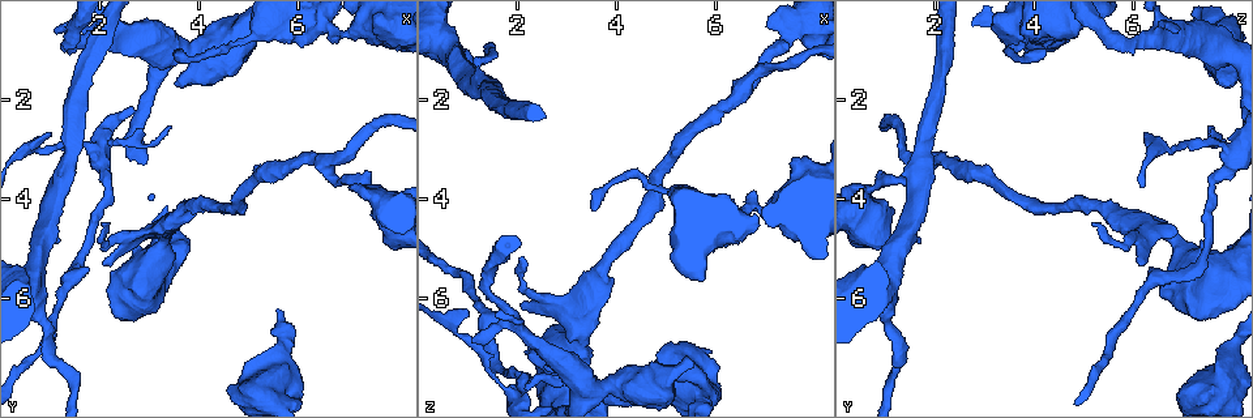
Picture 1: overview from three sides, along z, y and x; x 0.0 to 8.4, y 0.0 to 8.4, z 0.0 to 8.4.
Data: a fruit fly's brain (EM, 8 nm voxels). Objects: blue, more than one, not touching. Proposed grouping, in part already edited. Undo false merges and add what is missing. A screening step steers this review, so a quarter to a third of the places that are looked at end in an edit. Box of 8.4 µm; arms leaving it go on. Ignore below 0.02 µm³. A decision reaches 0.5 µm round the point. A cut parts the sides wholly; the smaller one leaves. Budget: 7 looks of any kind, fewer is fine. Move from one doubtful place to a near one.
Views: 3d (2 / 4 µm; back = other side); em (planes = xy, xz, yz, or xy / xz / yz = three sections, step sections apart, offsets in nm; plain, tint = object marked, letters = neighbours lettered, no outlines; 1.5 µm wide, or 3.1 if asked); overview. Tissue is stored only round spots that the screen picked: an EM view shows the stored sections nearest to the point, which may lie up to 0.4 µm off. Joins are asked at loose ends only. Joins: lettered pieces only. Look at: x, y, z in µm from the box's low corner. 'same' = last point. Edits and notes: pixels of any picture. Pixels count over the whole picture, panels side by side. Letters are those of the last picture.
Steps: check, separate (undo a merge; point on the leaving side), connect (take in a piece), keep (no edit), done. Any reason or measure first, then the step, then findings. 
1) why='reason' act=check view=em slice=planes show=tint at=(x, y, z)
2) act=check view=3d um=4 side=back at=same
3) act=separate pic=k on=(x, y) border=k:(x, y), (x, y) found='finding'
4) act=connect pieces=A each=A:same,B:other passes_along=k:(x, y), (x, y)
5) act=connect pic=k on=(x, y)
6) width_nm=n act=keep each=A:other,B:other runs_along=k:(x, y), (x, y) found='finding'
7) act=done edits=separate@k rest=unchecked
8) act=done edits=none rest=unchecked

why='thin end' act=check view=em slice=planes show=plain at=(3.50, 1.05, 4.25)

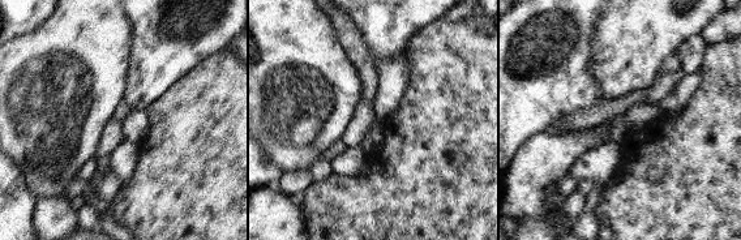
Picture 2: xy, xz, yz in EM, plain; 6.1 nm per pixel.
act=check view=em slice=planes show=letters at=same

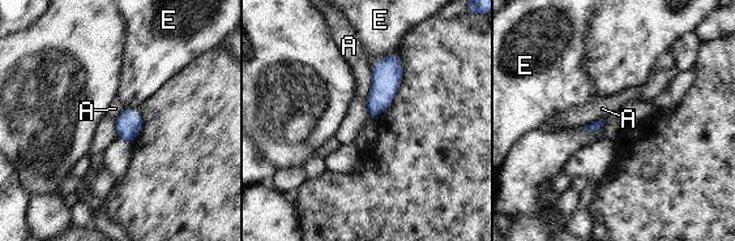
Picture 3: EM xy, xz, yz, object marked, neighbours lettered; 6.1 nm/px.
act=keep each=A:other,E:other border=3:(372, 68), (371, 89), (366, 106) found='no lettered piece goes on from it'

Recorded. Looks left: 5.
why='touches itself' act=check view=em slice=planes show=letters at=(6.80, 0.70, 4.15)

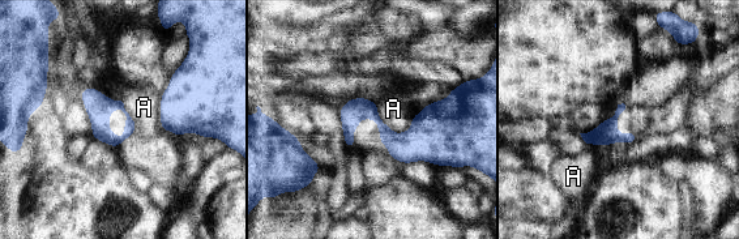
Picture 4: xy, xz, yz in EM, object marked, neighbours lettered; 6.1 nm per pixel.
width_nm=130 act=keep each=A:other border=4:(376, 103), (396, 133), (411, 127) found='all the same neuron'

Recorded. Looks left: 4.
why='sudden change in width' act=check view=3d um=4 side=back at=(3.55, 0.95, 7.85)

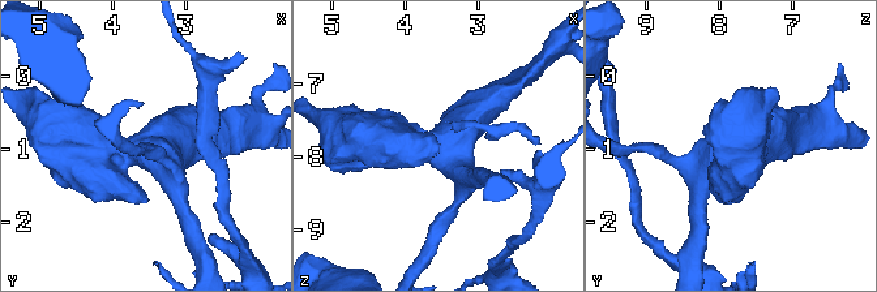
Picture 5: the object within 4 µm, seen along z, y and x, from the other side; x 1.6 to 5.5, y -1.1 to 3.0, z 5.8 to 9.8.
arms=3 arm_widths_nm=320,500,650 act=check view=em slice=planes show=plain at=same

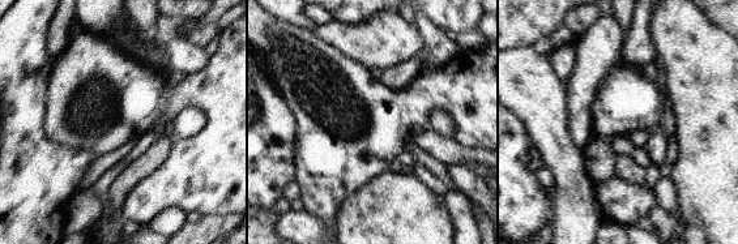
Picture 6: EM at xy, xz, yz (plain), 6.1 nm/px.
why='see the neighbours' act=check view=em slice=planes show=letters at=same

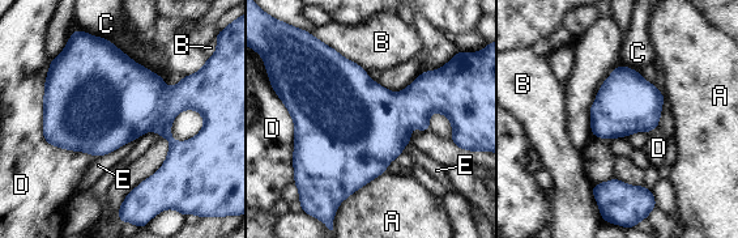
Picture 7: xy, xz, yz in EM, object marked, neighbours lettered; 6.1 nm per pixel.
act=keep each=A:other,B:other,C:other,D:other,E:other border=7:(76, 28), (110, 39), (152, 72) found='continuous, no second neuron'

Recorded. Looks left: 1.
act=done edits=none rest=unchecked

